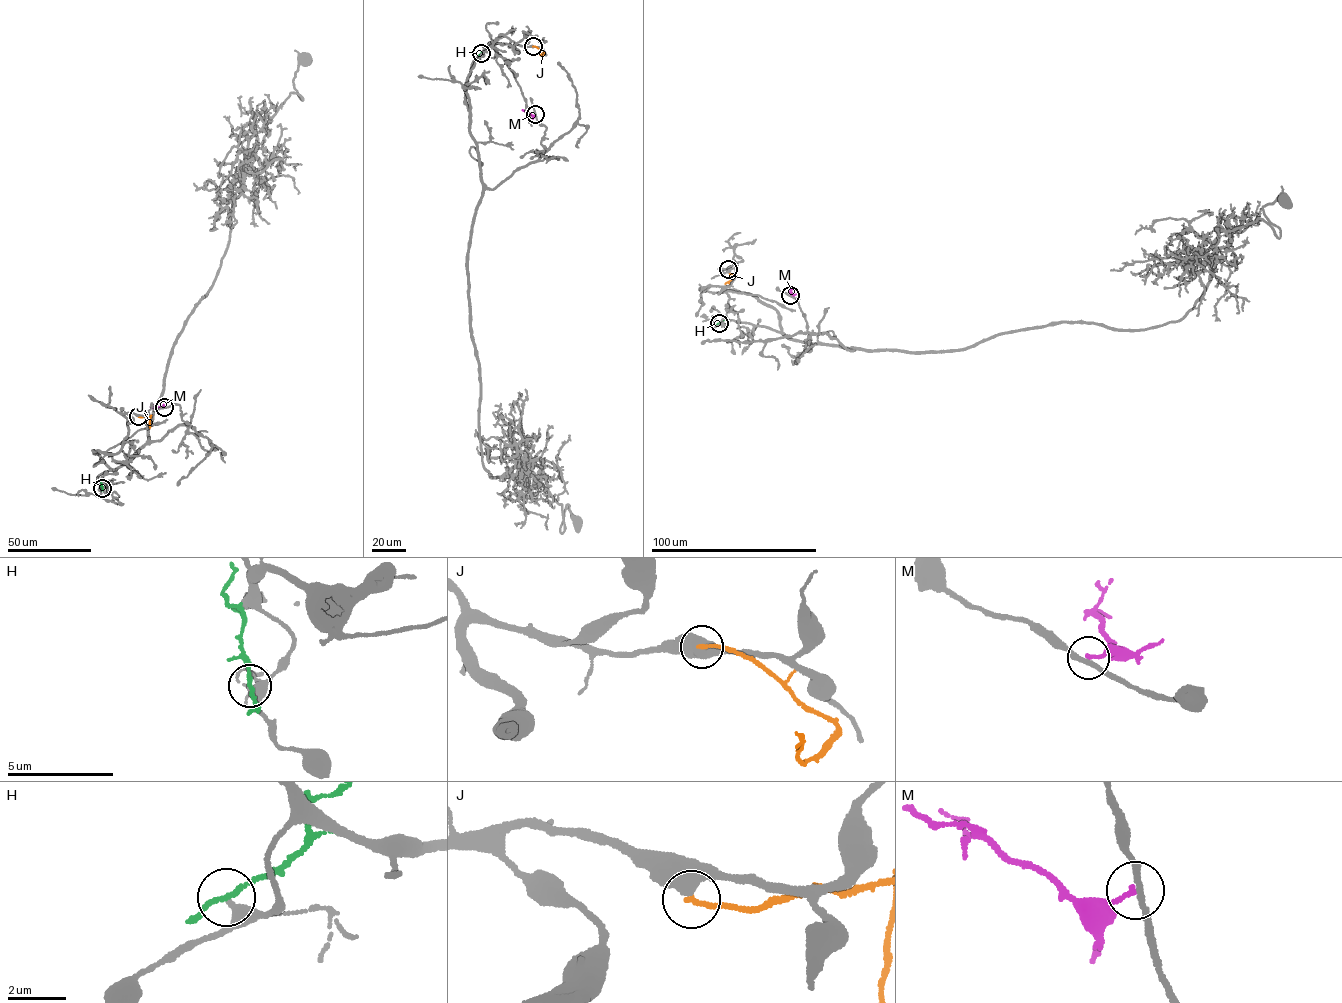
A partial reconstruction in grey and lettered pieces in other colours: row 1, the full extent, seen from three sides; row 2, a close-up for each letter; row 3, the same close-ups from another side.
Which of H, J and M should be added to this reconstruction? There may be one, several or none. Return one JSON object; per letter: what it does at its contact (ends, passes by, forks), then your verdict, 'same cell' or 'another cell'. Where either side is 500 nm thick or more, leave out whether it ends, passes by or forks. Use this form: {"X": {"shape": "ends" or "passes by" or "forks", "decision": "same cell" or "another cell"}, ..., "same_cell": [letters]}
{"H": {"shape": "passes by", "decision": "another cell"}, "J": {"decision": "another cell"}, "M": {"shape": "ends", "decision": "another cell"}, "same_cell": []}

